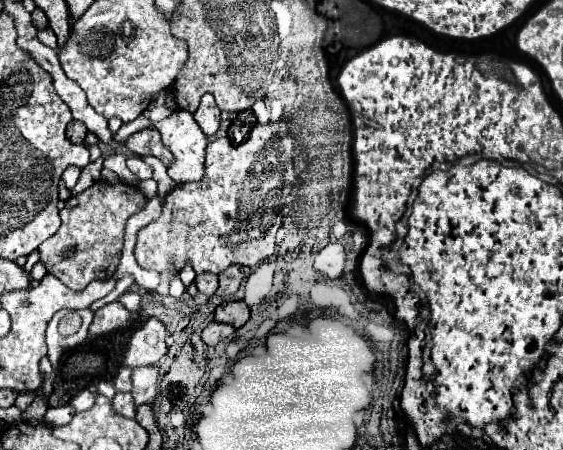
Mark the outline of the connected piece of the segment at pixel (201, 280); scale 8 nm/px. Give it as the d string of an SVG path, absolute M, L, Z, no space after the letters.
M210 272L202 273L196 276L195 285L199 292L211 297L218 288L218 276Z

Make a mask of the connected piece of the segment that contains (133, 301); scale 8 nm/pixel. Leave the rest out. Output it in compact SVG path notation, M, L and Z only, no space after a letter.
M131 292L128 295L122 295L118 301L122 301L131 313L137 313L141 307L142 297L138 293Z

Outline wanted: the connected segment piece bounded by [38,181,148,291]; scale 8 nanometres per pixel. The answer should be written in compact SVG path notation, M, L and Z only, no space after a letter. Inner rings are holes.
M104 181L94 183L78 197L70 197L66 201L66 207L60 211L62 217L60 229L56 231L56 235L46 239L46 243L38 247L40 259L46 263L48 271L56 275L72 291L84 291L90 281L112 277L120 263L126 221L136 211L140 211L146 205L146 201L148 199L144 197L144 193L134 185L126 183L108 185ZM68 247L76 247L76 251L74 255L64 257L64 251Z

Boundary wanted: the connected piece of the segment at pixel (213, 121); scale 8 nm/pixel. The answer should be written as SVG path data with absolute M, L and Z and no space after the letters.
M204 95L198 111L194 113L194 121L200 125L200 129L210 137L218 131L220 127L220 109L214 103L212 95Z

